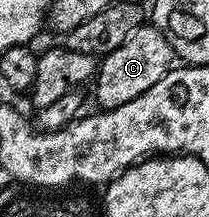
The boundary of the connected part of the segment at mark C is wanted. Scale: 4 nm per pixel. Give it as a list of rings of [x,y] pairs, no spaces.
[[[150,23],[138,25],[121,47],[98,62],[97,76],[93,81],[95,101],[99,104],[96,106],[100,110],[116,109],[121,103],[129,103],[129,99],[137,99],[137,95],[149,91],[149,87],[153,87],[153,83],[157,83],[157,79],[164,77],[172,67],[173,54],[167,34]]]

